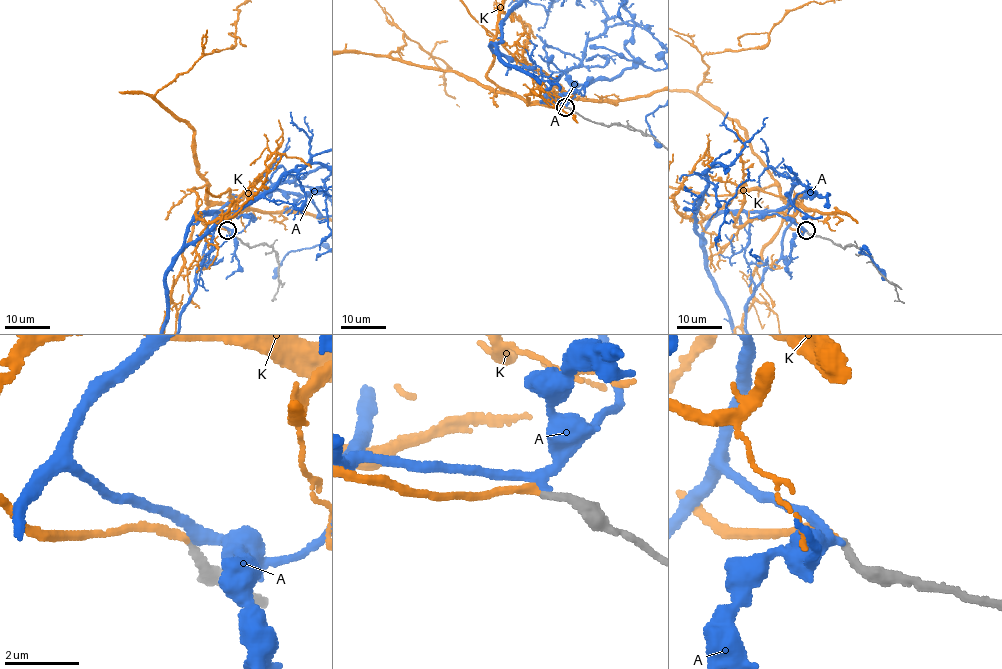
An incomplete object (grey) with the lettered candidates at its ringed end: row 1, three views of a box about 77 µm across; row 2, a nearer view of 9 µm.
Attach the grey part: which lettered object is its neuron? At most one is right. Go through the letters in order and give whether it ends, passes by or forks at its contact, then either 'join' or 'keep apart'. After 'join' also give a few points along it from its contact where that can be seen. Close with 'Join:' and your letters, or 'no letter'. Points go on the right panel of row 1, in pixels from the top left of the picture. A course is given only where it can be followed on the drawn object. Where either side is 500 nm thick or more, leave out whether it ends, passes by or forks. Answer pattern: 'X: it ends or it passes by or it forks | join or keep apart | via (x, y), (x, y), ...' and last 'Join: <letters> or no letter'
A: it passes by | keep apart
K: it ends | join
Join: K

